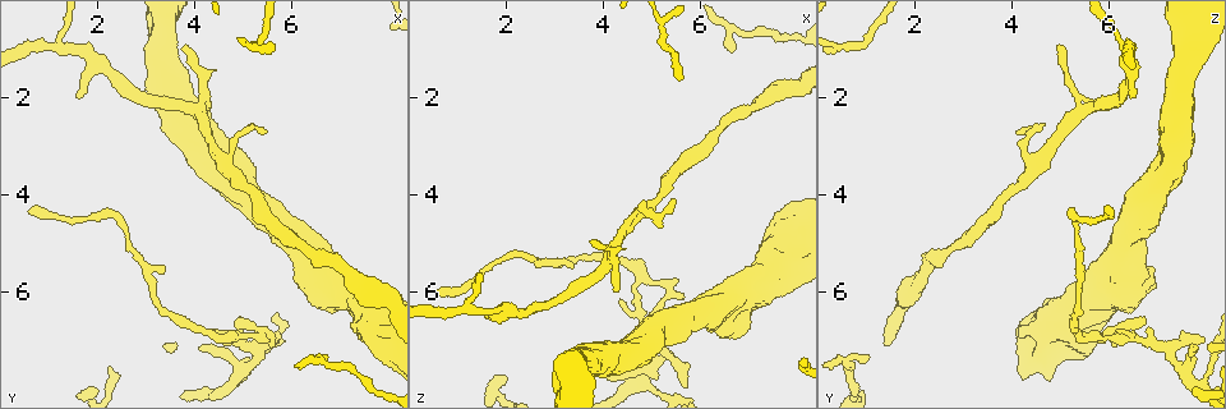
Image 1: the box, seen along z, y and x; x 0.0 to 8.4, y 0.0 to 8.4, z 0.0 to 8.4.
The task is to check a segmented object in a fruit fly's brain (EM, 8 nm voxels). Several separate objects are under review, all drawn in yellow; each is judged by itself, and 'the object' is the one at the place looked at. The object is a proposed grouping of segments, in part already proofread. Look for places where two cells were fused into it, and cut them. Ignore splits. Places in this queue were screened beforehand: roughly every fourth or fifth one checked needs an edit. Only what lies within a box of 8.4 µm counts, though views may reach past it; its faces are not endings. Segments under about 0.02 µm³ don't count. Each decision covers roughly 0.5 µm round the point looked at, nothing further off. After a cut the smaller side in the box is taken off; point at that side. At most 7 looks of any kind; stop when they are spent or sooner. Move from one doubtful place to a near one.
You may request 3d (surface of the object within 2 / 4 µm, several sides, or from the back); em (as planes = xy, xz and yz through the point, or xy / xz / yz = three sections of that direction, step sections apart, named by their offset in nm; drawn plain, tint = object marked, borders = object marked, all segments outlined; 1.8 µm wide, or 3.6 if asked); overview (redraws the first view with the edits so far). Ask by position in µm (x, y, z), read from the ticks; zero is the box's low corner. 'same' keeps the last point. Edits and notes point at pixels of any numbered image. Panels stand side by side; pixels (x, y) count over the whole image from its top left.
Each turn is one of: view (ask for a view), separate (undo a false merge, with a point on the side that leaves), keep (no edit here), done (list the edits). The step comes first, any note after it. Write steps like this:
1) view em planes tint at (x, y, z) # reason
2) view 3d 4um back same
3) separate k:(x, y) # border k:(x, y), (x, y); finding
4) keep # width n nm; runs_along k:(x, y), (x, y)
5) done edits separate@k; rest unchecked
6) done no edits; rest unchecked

view 3d 4um at (4.70, 7.00, 5.80) # sharp bend

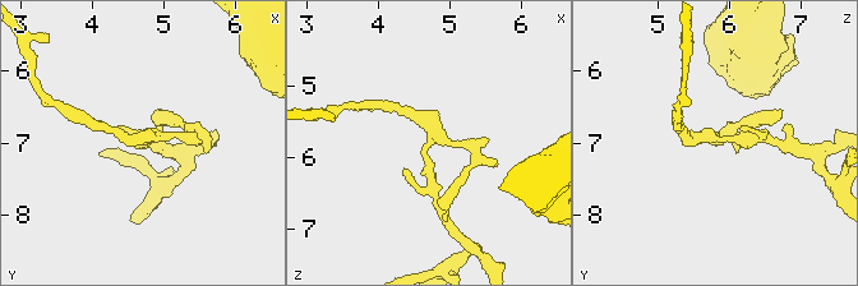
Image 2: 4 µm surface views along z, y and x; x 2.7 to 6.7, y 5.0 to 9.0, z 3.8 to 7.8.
view em planes plain at (4.75, 6.95, 5.80) # now the EM

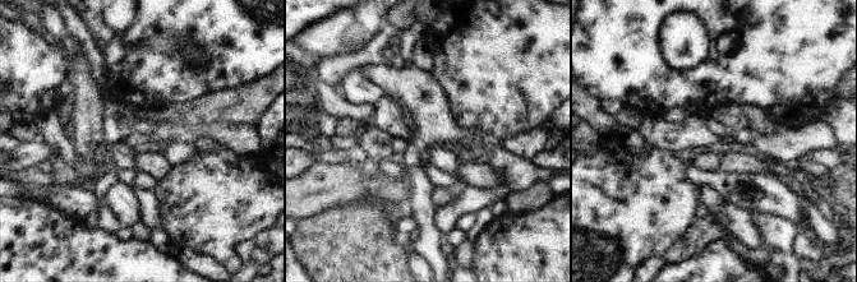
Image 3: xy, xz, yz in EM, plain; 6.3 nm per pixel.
view em planes tint same # with the object marked

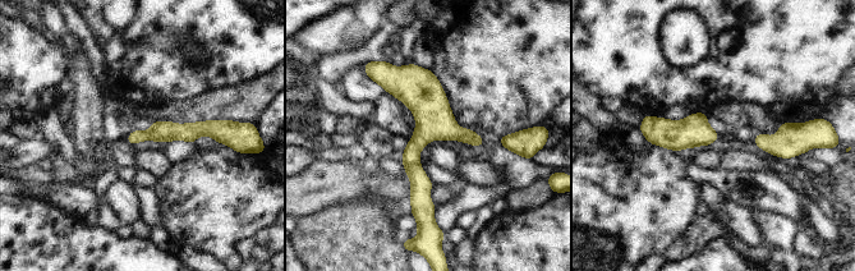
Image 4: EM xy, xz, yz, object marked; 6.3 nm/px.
keep # runs_along 4:(405, 68), (423, 95), (413, 148), (422, 215); one cell here

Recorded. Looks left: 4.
view em xz step 8 tint at (4.95, 7.55, 7.55) # three-way junction

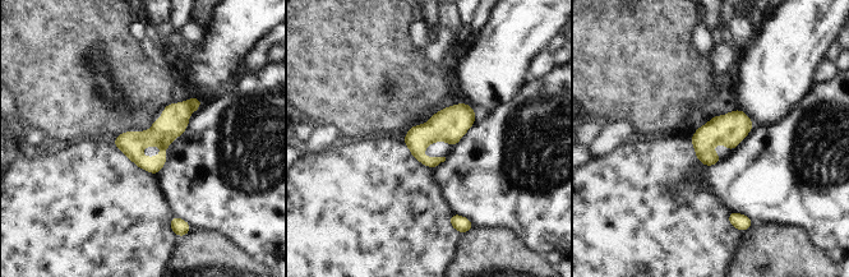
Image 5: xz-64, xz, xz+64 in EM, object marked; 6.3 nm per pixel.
keep # runs_along 5:(197, 102), (160, 134), (118, 142); one cell here

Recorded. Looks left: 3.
view 3d 4um at (1.20, 1.05, 6.40) # side arm on a straight run

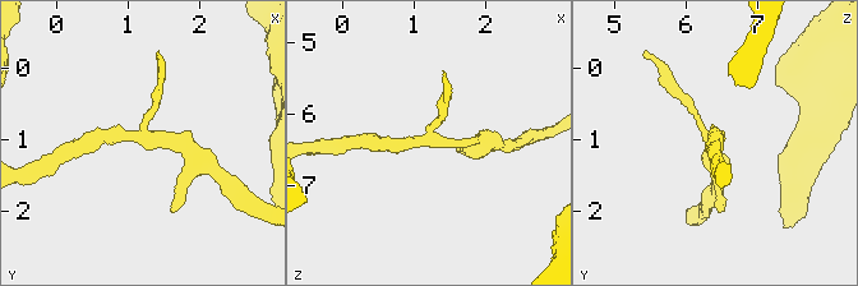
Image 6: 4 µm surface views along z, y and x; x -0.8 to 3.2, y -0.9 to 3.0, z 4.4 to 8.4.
view em planes tint at (1.20, 0.95, 6.35) # arms 3

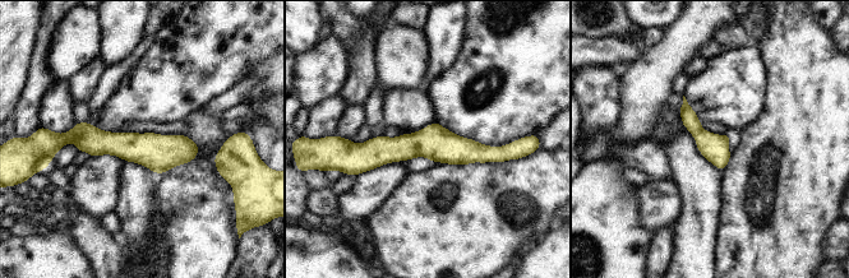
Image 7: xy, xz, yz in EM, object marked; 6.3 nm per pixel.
keep # runs_along 7:(351, 149), (504, 149); one cell here

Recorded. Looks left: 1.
done no edits; rest unchecked

